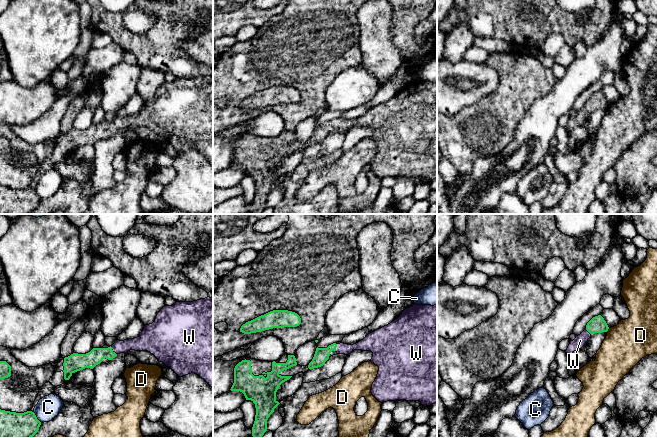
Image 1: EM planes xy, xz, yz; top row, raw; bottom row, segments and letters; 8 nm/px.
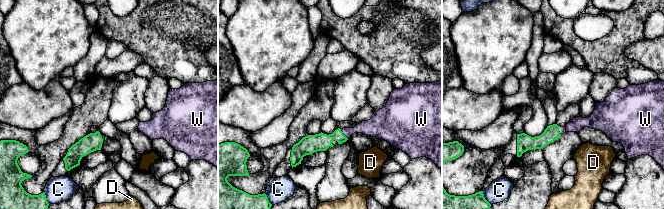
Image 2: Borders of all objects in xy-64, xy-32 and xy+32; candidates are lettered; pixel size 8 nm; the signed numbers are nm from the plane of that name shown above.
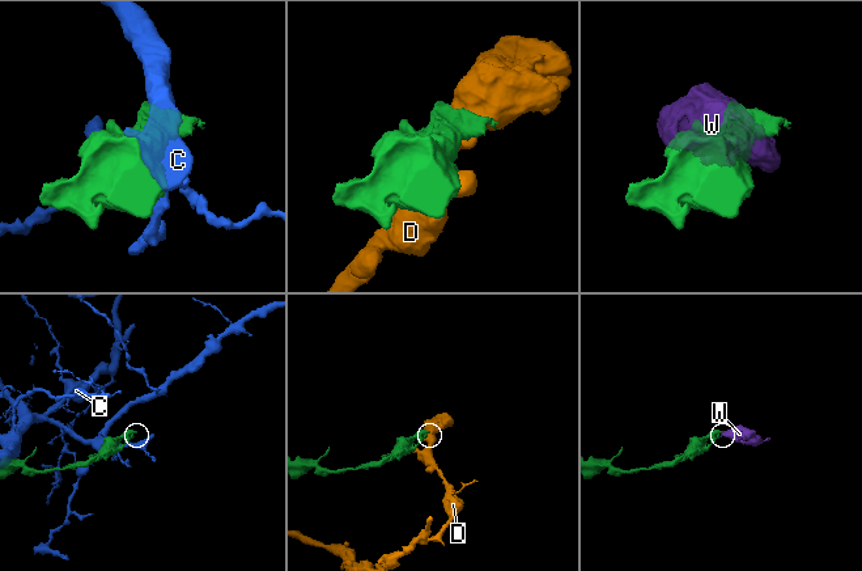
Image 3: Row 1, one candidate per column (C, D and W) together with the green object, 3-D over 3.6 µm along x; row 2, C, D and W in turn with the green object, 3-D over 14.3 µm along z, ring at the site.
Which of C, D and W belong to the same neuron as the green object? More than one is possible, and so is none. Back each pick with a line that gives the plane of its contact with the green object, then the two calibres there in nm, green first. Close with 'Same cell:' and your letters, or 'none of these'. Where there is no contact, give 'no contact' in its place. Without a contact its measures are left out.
W: xy | 130/130 nm
Same cell: W

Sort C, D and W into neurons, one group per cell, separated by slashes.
C / D / W

